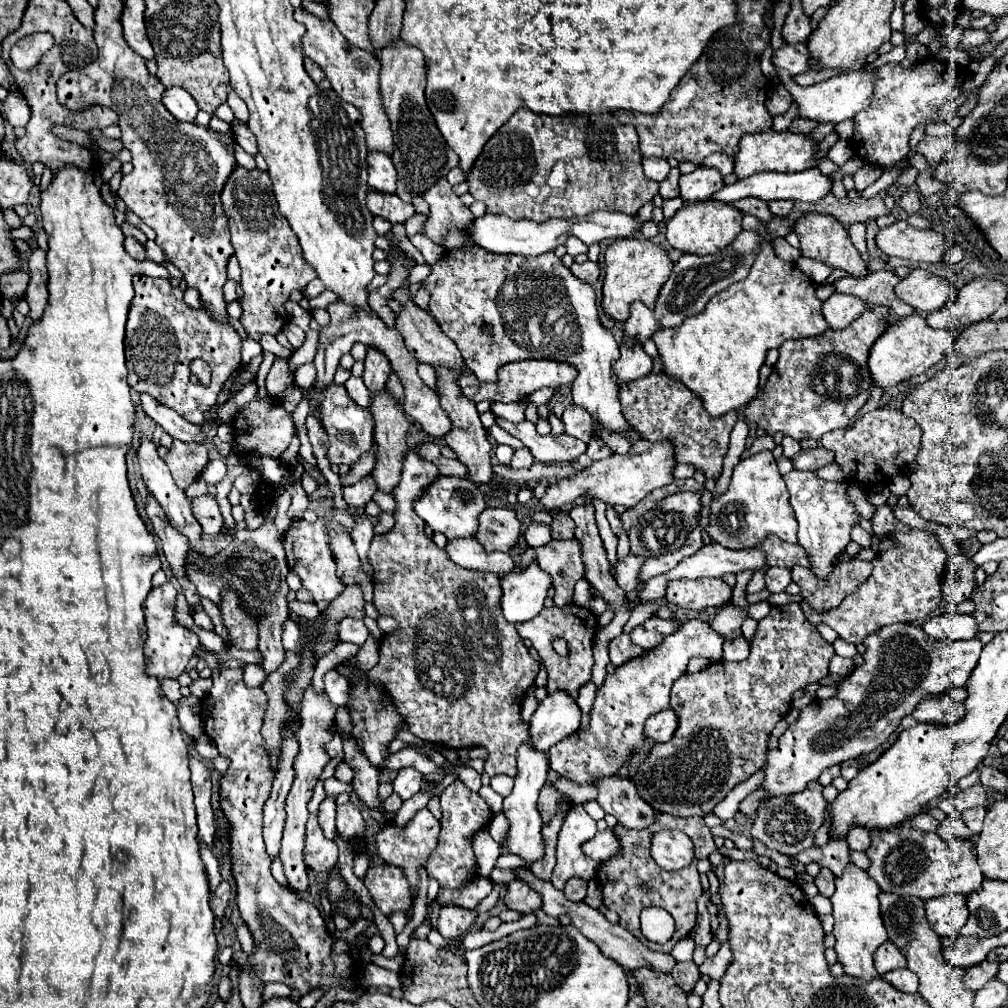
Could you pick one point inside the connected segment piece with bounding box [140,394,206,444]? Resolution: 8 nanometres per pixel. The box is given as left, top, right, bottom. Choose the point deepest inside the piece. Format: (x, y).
(176, 426)

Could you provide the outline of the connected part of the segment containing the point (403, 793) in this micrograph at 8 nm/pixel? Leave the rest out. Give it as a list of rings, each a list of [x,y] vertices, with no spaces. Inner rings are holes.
[[[402,768],[394,780],[394,792],[400,794],[402,800],[408,800],[420,790],[422,784],[422,774],[414,768]]]

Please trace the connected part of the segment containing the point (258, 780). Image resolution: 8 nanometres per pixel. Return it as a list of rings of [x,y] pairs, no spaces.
[[[218,666],[212,672],[212,688],[208,698],[204,700],[204,706],[200,708],[200,718],[206,736],[216,744],[220,756],[230,760],[230,766],[226,774],[220,780],[220,810],[224,812],[224,818],[230,824],[228,840],[230,840],[230,860],[232,860],[232,876],[236,880],[236,904],[240,910],[242,920],[246,922],[248,930],[252,932],[254,938],[254,950],[248,956],[248,964],[252,972],[258,976],[262,982],[284,982],[294,990],[300,990],[300,994],[310,992],[312,988],[322,986],[324,990],[332,986],[340,986],[340,980],[346,978],[350,982],[358,982],[360,970],[358,964],[350,958],[350,954],[338,954],[334,956],[332,950],[332,936],[326,930],[326,922],[320,914],[320,910],[306,900],[304,896],[292,892],[290,888],[282,886],[280,882],[274,880],[270,872],[270,860],[266,854],[266,846],[262,840],[262,806],[268,800],[268,792],[272,786],[272,766],[270,766],[270,756],[264,746],[262,738],[262,722],[264,722],[264,712],[268,706],[268,698],[262,688],[248,688],[242,680],[244,668],[224,668]]]

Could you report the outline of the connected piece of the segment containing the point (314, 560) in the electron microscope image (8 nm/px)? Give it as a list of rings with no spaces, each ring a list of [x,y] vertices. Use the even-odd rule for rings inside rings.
[[[318,518],[318,522],[314,522],[314,524],[308,524],[306,520],[294,520],[290,530],[284,536],[284,550],[286,550],[290,570],[300,576],[302,586],[312,592],[314,602],[322,602],[322,600],[332,602],[334,598],[338,598],[344,592],[344,584],[336,576],[336,564],[330,554],[328,532],[326,532],[322,518]]]

